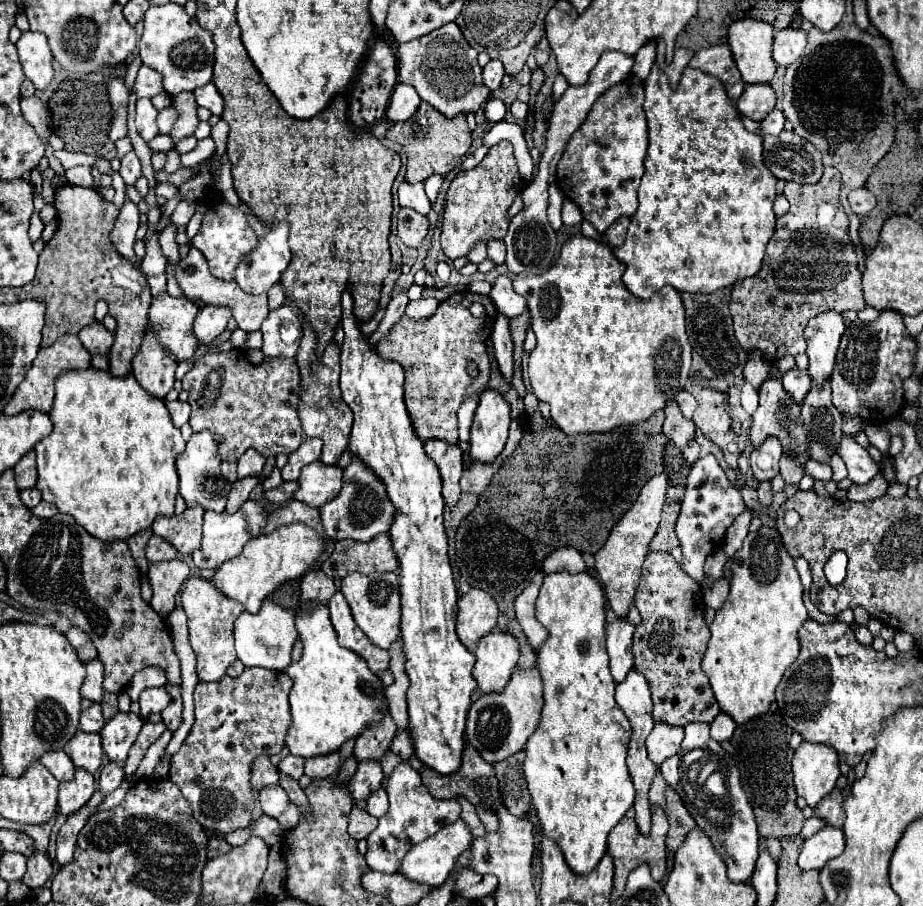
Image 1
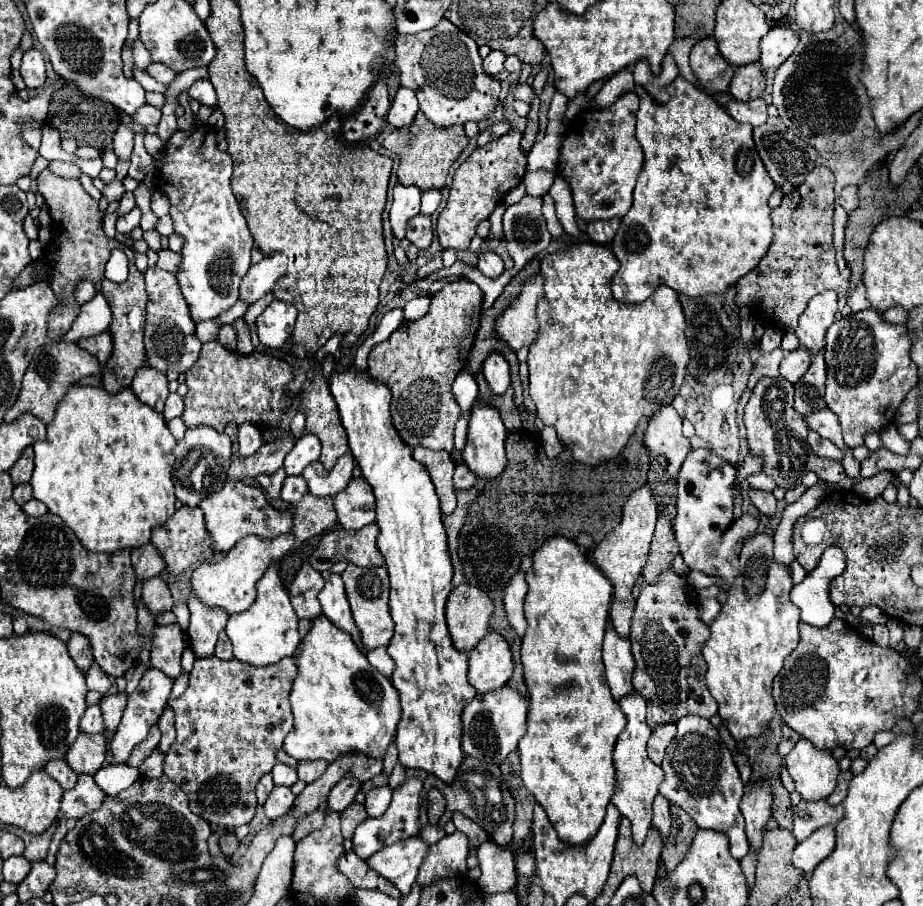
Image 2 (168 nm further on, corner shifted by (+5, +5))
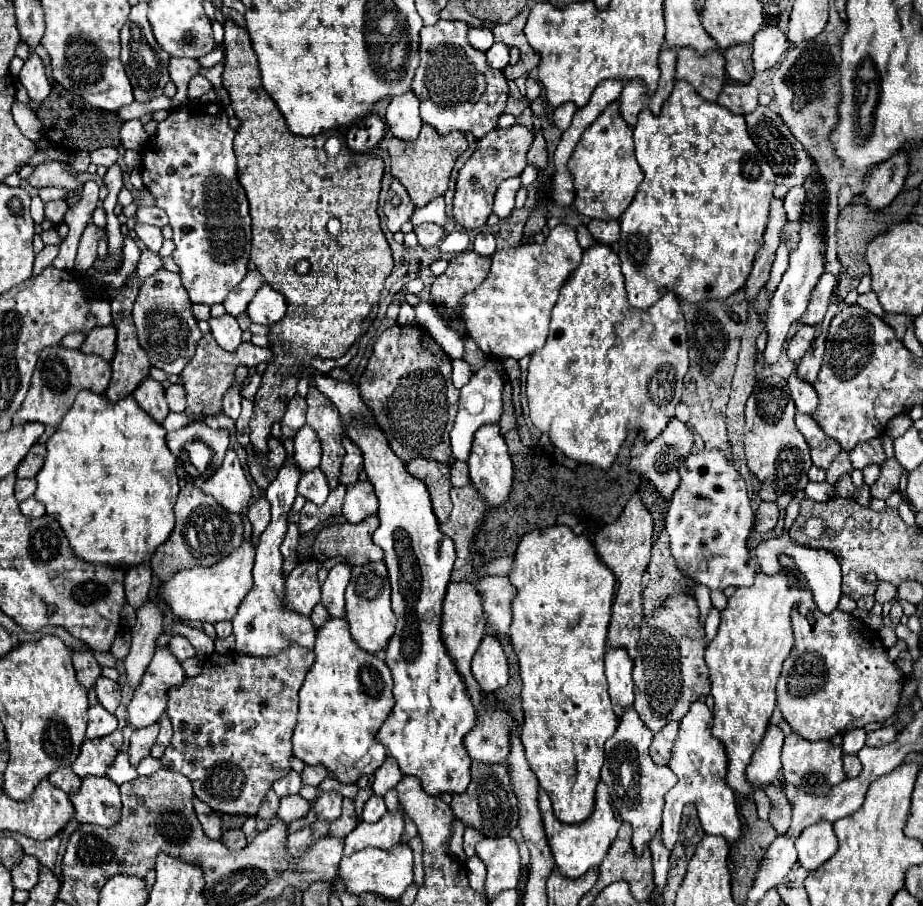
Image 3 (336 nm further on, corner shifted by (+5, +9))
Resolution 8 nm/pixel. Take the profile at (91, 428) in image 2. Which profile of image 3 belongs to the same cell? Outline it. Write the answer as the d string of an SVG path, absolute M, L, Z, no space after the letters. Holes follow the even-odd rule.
M84 389L76 395L72 407L66 411L66 415L62 417L62 423L60 427L56 429L56 433L46 441L46 457L44 457L44 465L40 469L40 473L36 475L36 493L34 497L38 501L42 501L46 505L46 513L52 515L64 529L68 541L70 541L70 547L74 549L74 553L88 561L88 563L106 563L106 565L114 565L114 567L134 567L138 563L148 563L152 553L156 551L158 545L162 545L170 531L174 529L174 515L172 515L172 507L174 507L174 501L178 497L178 477L176 477L176 457L170 453L170 449L166 447L166 429L156 423L144 409L140 409L140 405L134 401L134 397L124 397L122 401L106 401L104 395L98 395L90 389Z

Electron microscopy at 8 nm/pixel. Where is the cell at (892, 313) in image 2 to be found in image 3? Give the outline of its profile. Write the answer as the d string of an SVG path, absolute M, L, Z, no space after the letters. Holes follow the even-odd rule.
M872 291L860 295L860 297L858 297L858 305L864 307L864 309L868 309L870 313L874 313L874 315L878 315L878 317L884 317L884 311L882 311L882 307L880 307L880 303L878 303L878 297L876 297Z

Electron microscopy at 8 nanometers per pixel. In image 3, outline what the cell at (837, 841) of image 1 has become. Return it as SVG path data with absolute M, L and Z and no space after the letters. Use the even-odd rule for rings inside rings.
M820 821L810 825L796 839L798 861L806 871L814 871L824 861L828 861L838 851L838 839L834 835L834 827L828 821Z

